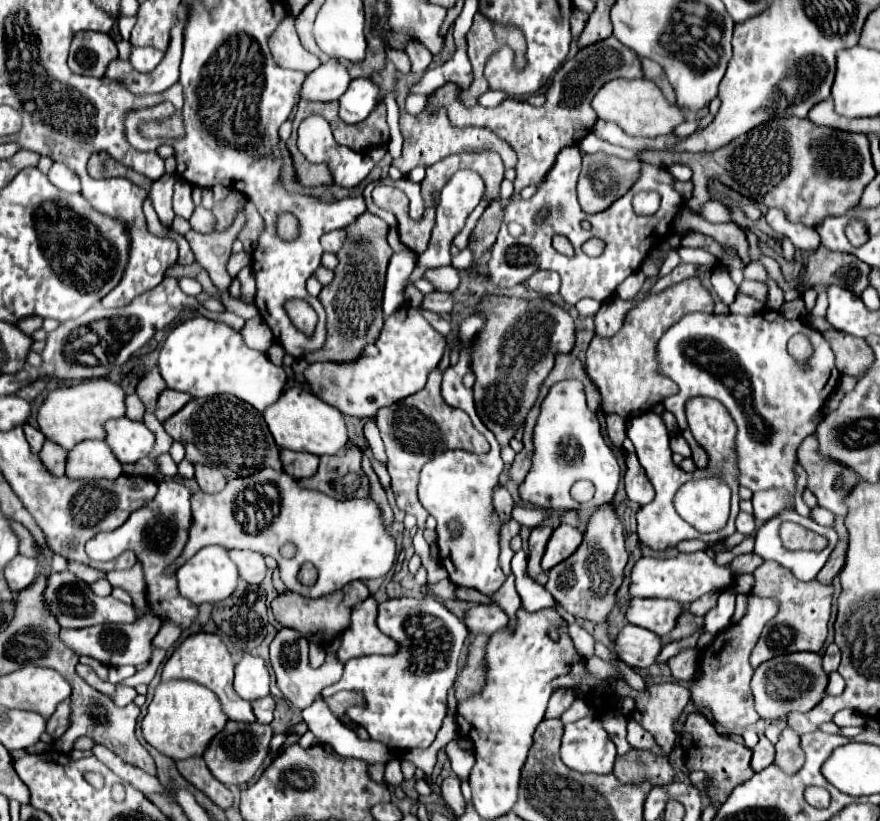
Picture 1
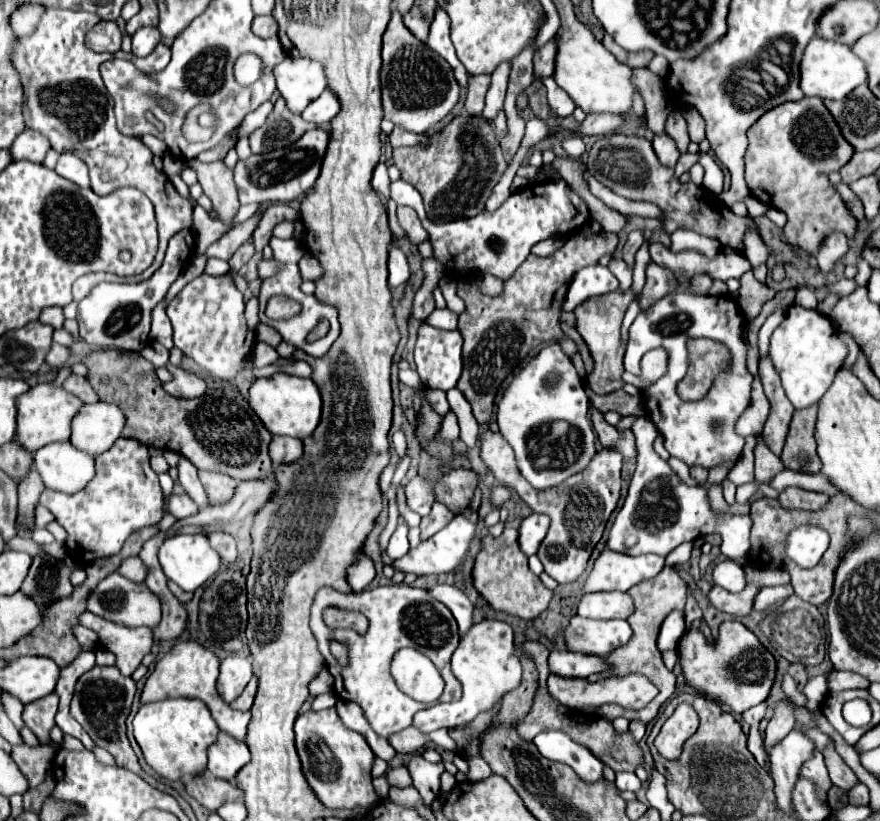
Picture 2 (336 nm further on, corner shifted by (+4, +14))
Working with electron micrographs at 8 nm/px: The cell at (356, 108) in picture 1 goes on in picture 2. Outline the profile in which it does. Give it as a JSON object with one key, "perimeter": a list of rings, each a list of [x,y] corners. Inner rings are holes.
{"perimeter":[[[326,88],[304,112],[302,112],[302,118],[306,122],[312,122],[312,124],[318,124],[318,126],[324,126],[328,124],[340,110],[340,100],[338,96],[334,96],[334,92],[330,92],[330,88]]]}

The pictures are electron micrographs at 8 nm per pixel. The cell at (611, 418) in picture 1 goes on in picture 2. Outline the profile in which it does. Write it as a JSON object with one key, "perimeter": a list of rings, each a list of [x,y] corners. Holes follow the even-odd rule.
{"perimeter":[[[586,386],[590,404],[594,408],[598,408],[602,414],[606,412],[618,412],[620,416],[644,416],[644,406],[642,406],[642,398],[640,396],[630,396],[624,390],[616,390],[612,394],[604,394],[598,396],[594,394],[588,386]]]}

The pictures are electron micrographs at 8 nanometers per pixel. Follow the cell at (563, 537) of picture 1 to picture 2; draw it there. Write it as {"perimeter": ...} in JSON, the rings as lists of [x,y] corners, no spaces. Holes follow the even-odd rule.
{"perimeter":[[[530,514],[528,518],[522,520],[518,542],[526,556],[532,556],[538,552],[544,536],[548,532],[548,526],[550,526],[550,518],[546,514]]]}

